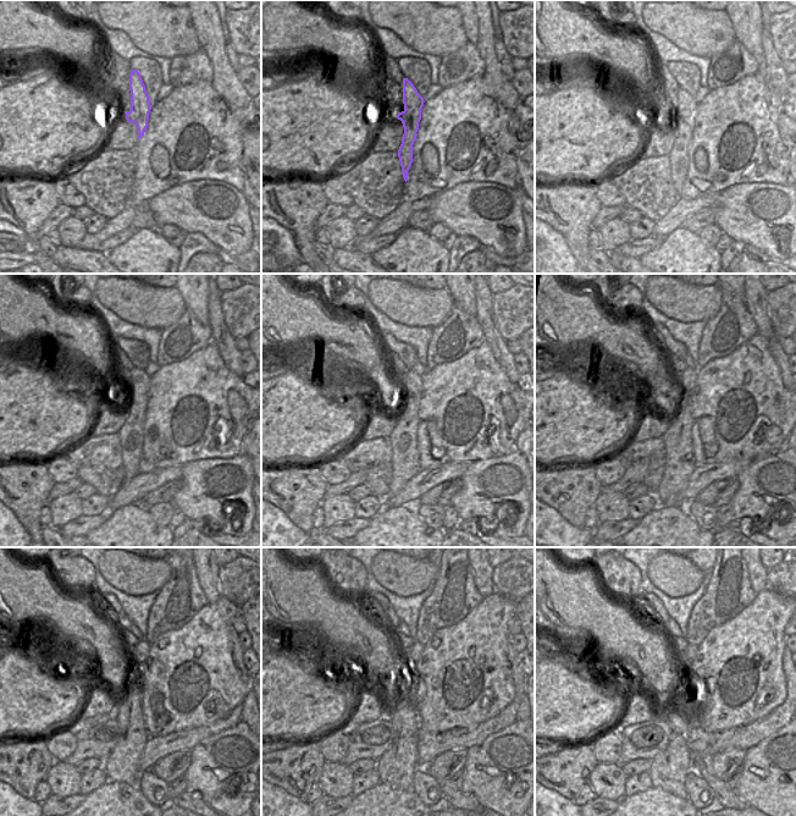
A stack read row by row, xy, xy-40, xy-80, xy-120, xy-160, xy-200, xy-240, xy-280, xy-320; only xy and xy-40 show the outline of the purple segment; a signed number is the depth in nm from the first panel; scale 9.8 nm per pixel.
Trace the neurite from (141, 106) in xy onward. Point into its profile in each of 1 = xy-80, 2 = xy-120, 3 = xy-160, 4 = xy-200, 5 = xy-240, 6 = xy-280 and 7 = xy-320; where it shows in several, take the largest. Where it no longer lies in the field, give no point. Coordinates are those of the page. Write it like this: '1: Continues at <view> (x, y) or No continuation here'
1: Continues at xy-80 (684, 117)
2: Continues at xy-120 (132, 434)
3: Continues at xy-160 (403, 439)
4: Continues at xy-200 (679, 466)
5: Continues at xy-240 (122, 765)
6: Continues at xy-280 (397, 765)
7: Continues at xy-320 (668, 770)

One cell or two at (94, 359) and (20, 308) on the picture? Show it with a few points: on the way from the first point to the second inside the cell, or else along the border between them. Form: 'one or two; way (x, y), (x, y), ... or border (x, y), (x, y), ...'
one; way (76, 341), (56, 321), (38, 314)

